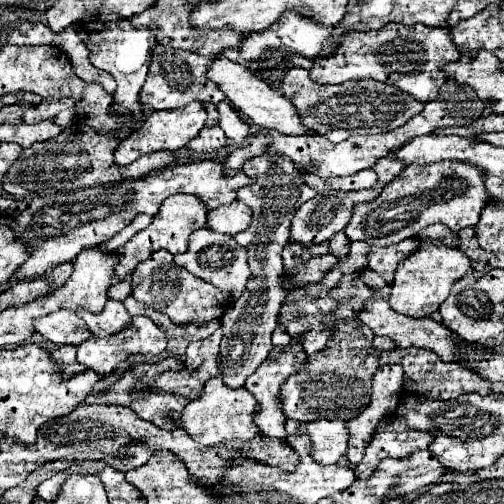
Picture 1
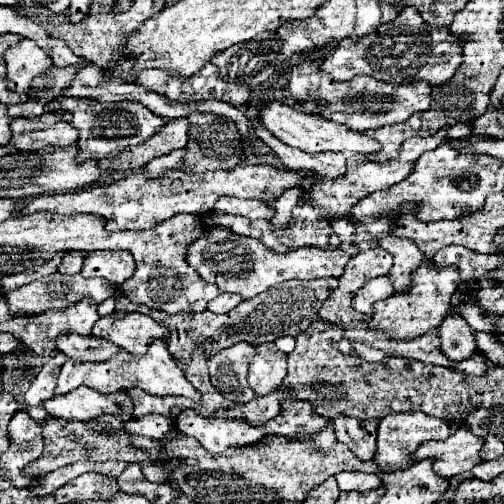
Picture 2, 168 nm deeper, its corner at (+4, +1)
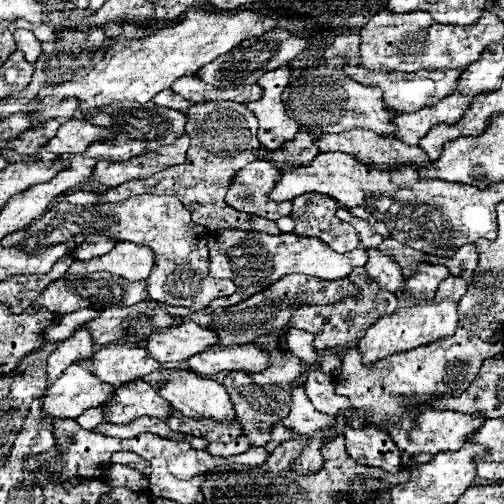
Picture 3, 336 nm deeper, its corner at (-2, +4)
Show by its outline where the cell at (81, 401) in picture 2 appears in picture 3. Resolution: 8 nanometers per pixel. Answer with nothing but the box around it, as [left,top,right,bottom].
[104,380,172,424]

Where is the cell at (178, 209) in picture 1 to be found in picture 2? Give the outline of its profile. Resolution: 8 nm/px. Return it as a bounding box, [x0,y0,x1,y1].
[82,251,136,285]

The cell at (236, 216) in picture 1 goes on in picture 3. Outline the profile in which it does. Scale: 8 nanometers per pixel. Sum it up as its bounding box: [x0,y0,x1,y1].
[226,160,292,220]

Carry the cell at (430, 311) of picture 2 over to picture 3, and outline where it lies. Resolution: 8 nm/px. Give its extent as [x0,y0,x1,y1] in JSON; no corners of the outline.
[358,300,458,368]

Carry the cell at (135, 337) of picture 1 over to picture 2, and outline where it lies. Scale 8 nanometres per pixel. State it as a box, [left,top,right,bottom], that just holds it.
[56,339,198,399]

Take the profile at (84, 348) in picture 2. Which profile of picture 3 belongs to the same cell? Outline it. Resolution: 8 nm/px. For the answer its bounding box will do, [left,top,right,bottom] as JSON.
[88,344,162,388]

